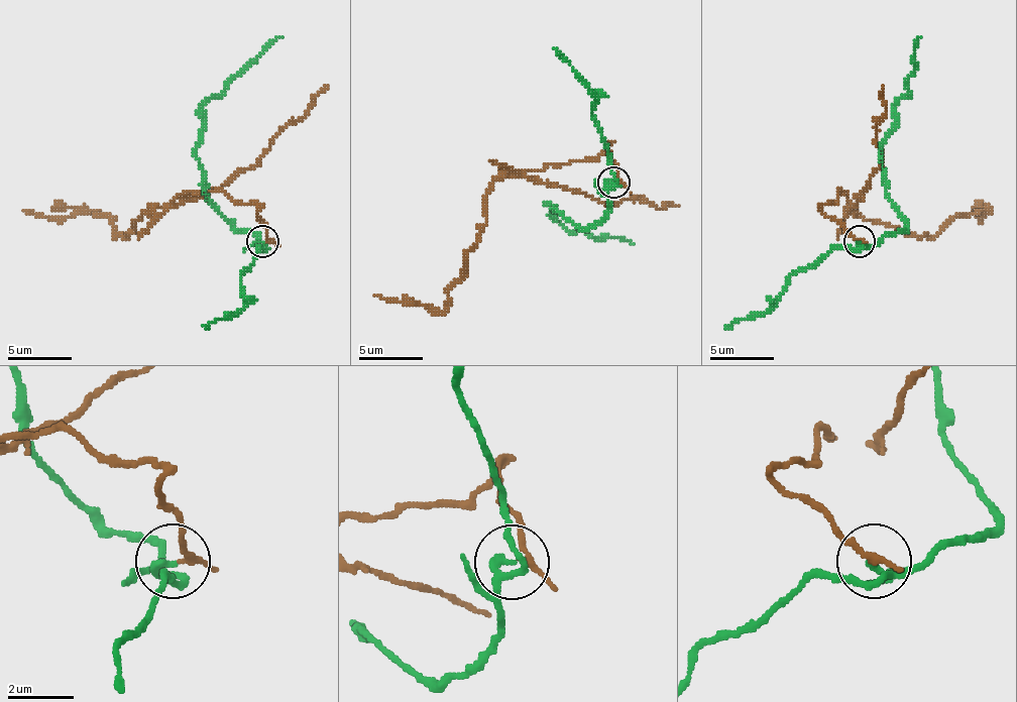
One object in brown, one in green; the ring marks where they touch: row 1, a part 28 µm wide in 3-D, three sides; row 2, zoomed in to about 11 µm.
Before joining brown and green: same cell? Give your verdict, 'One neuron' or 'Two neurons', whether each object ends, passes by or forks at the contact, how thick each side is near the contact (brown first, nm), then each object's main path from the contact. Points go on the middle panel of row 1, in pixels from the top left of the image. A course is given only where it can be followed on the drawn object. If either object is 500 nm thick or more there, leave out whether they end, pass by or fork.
Two neurons. At the ring brown passes by. At the ring green passes by. Thickness 150 nm (brown) against 190 nm. Course of brown: (614, 180), (611, 144), (595, 157), (499, 177), (486, 196), (486, 221), (441, 311), (374, 295). Course of green: (614, 183), (608, 212), (585, 228), (576, 228), (547, 206), (569, 231), (624, 237), (634, 244)

